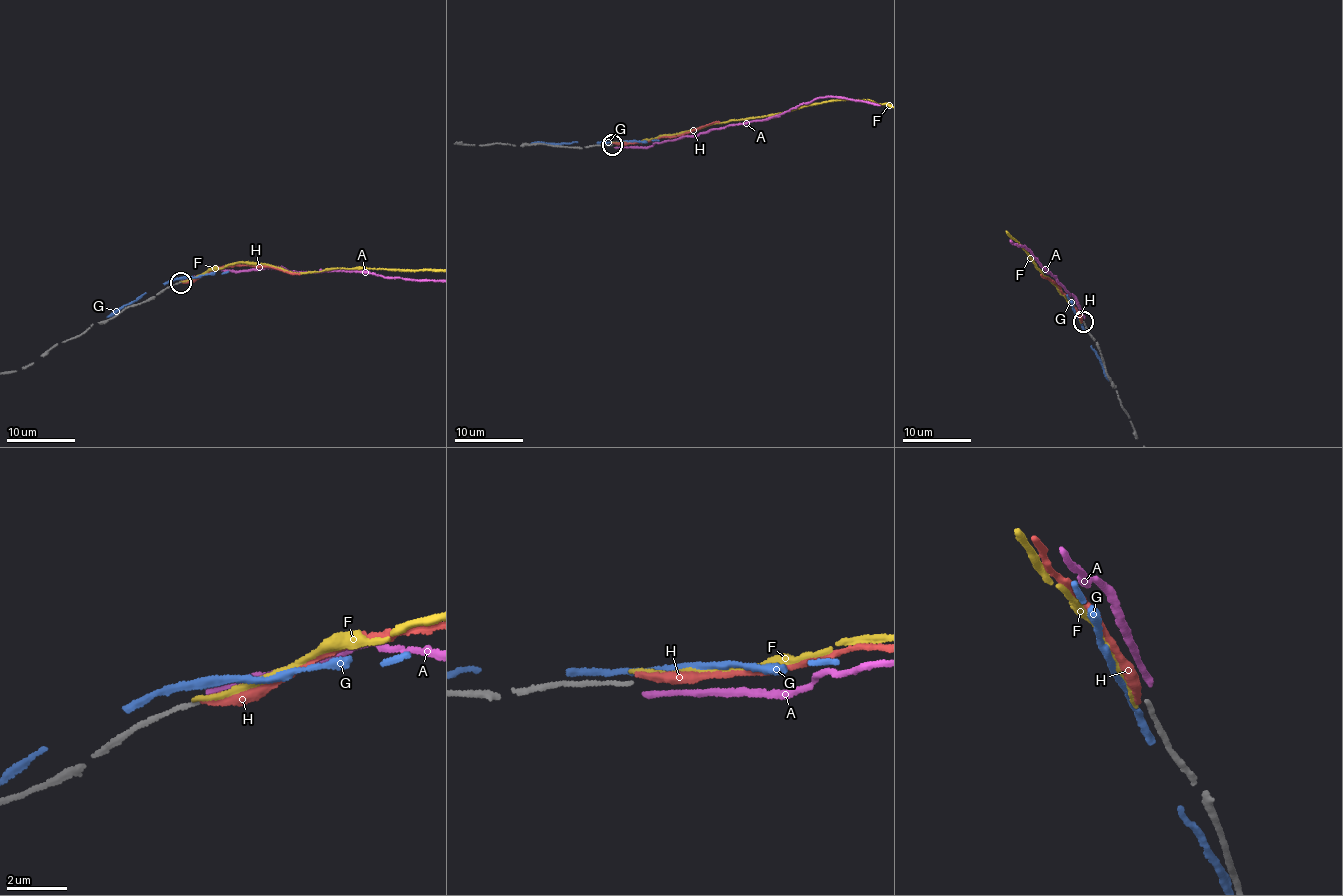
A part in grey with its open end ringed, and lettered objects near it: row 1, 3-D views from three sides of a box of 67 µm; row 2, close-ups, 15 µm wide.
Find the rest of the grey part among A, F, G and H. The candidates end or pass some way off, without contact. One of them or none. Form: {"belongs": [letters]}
{"belongs": []}

